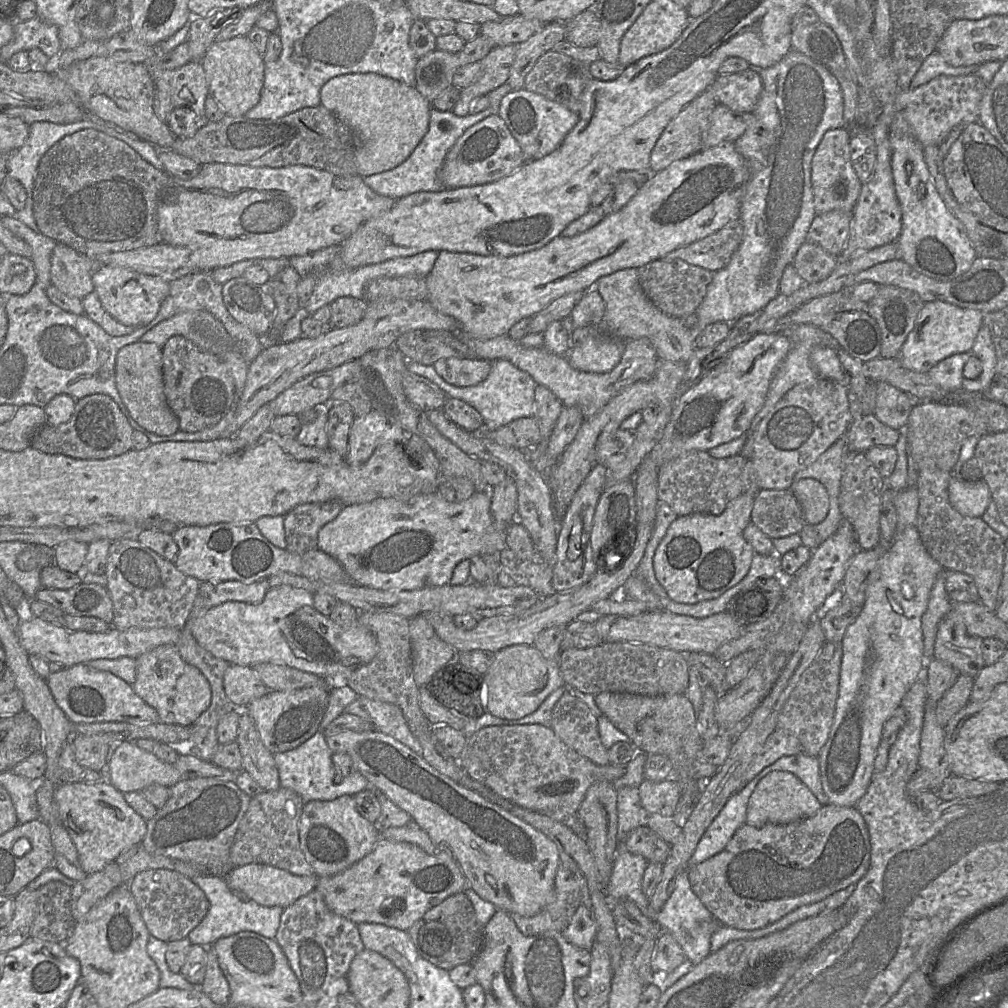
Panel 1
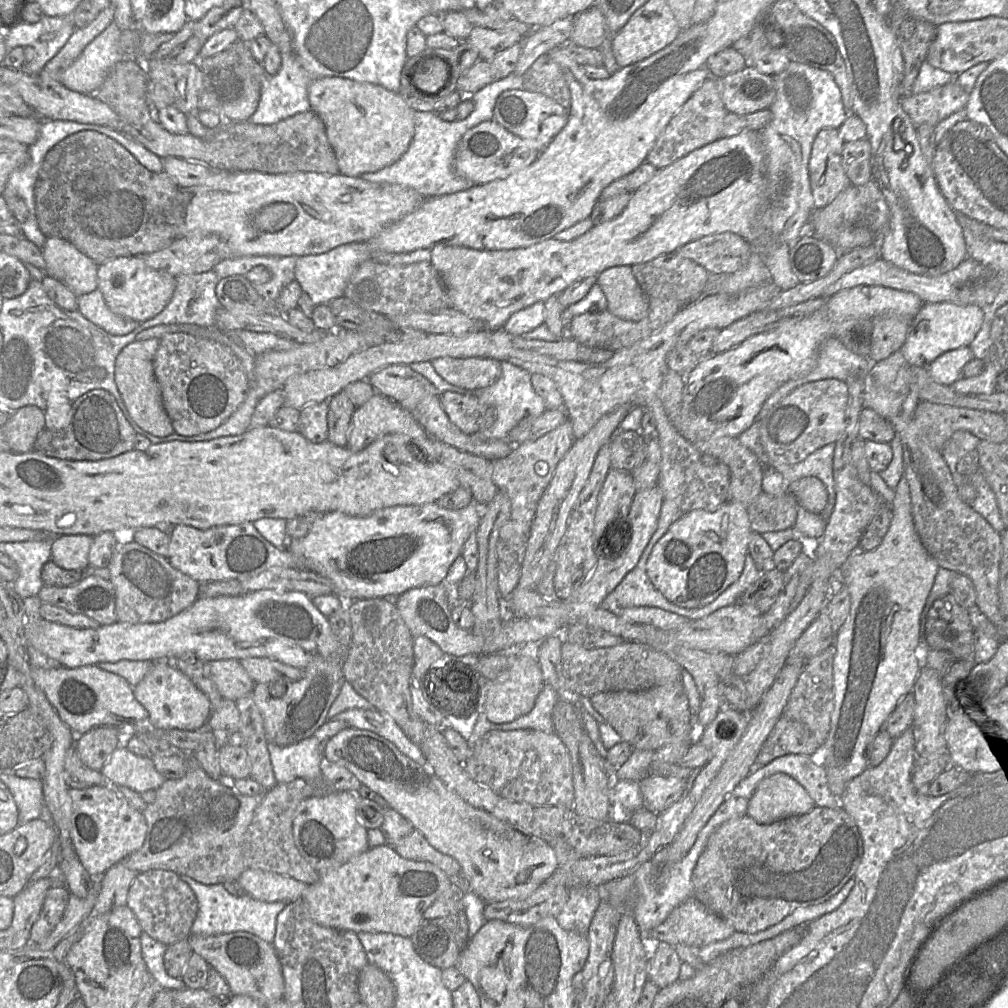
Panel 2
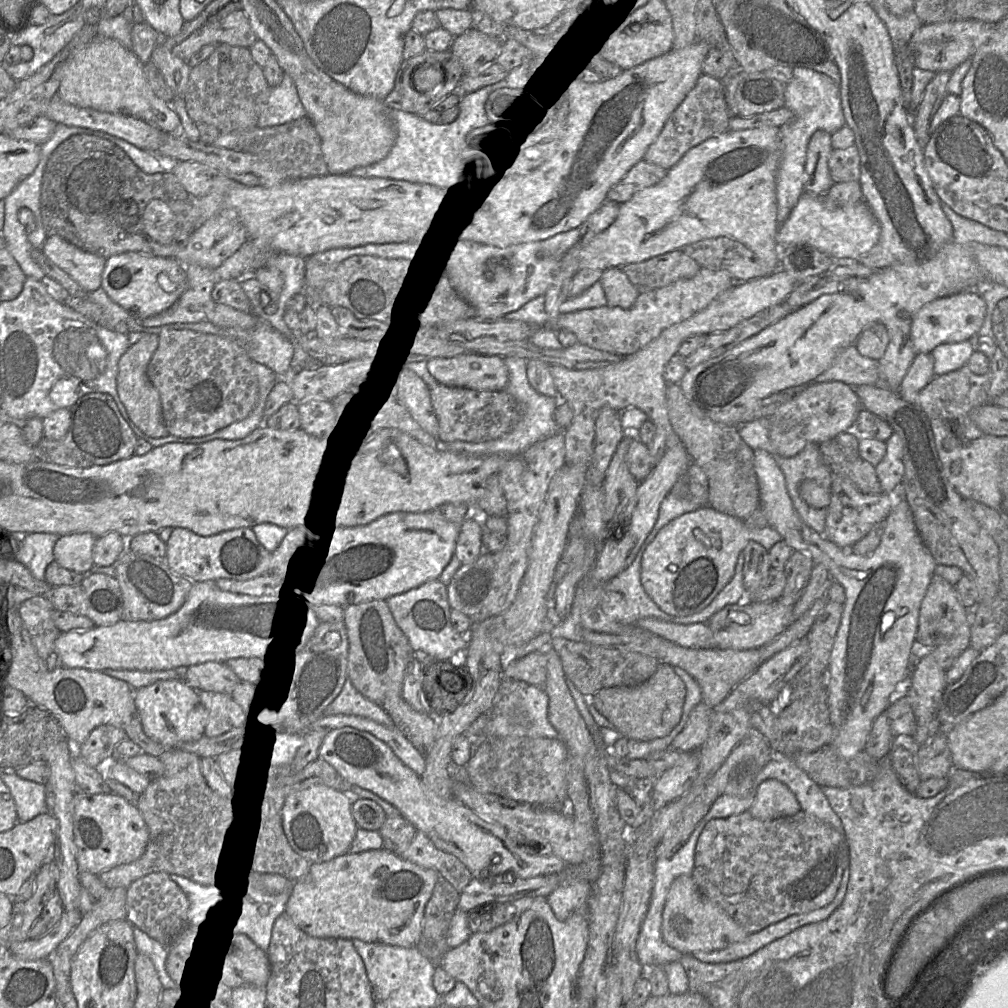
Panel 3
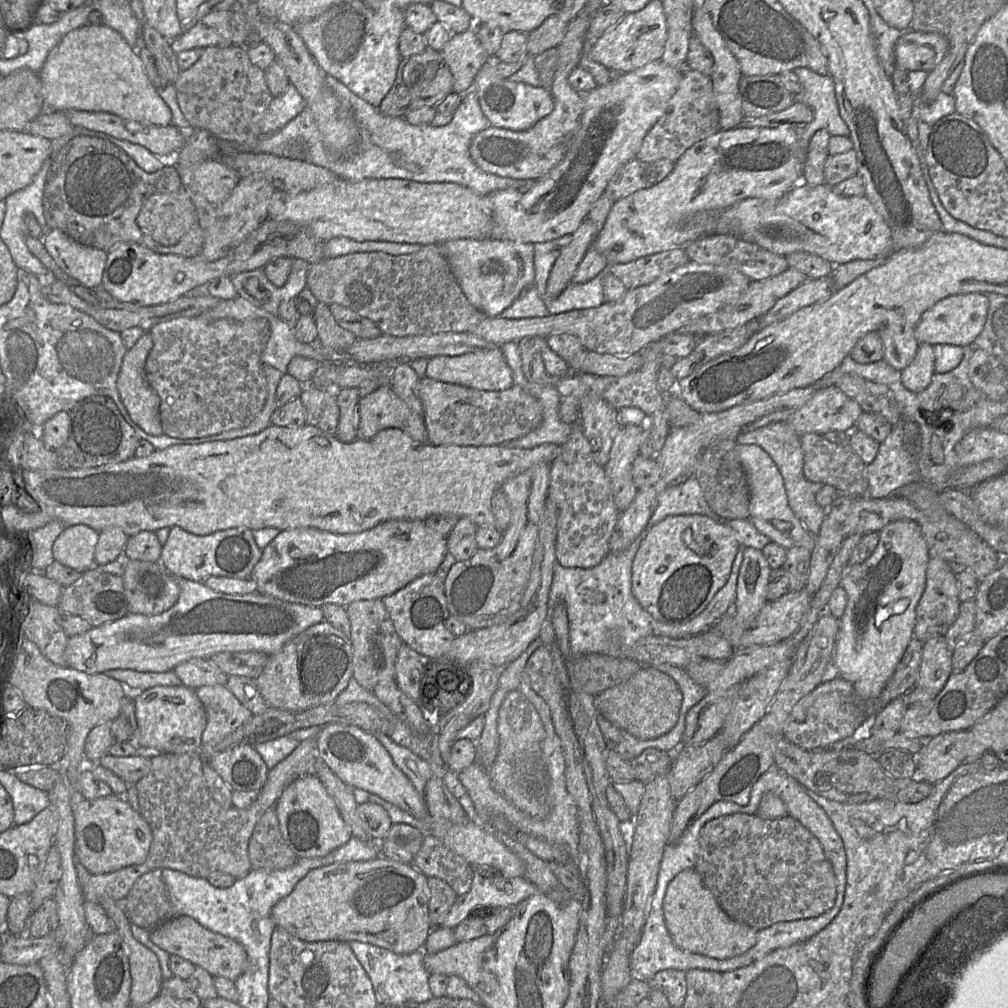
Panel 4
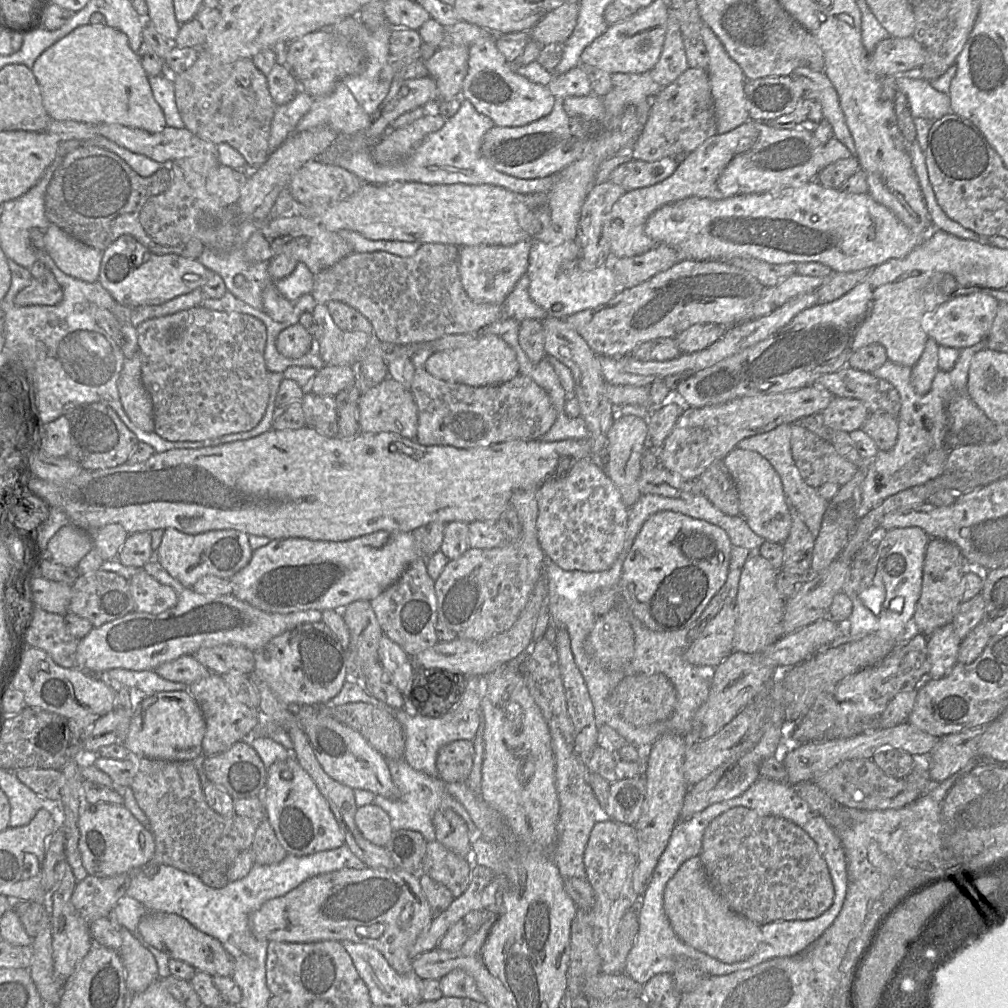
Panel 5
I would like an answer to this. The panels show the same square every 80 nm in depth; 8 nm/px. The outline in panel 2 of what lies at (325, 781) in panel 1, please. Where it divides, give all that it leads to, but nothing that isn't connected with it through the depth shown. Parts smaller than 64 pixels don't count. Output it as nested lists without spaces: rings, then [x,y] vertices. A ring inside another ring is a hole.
[[[314,735],[288,746],[268,743],[267,748],[277,783],[288,783],[296,778],[322,783],[320,762],[323,758],[323,746]]]

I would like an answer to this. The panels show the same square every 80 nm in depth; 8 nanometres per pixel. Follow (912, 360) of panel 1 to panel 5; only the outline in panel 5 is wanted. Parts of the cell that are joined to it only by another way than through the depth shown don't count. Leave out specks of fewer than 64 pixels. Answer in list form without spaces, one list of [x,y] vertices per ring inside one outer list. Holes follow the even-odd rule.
[[[971,293],[957,296],[938,306],[936,310],[927,317],[925,331],[928,337],[934,339],[939,346],[953,347],[959,350],[971,347],[986,338],[994,322],[998,306],[999,301],[985,293]]]

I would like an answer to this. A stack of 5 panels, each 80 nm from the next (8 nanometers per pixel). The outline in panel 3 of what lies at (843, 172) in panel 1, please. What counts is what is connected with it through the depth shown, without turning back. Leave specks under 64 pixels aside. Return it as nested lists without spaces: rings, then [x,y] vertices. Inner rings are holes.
[[[816,131],[808,144],[805,164],[805,192],[816,197],[824,197],[835,184],[832,180],[828,161],[831,156],[832,135],[826,131]]]

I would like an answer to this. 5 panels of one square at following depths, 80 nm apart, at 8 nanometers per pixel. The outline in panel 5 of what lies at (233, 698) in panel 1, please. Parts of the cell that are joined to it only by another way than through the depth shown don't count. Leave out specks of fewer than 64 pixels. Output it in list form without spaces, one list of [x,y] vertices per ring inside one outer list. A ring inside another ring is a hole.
[[[184,655],[166,662],[154,670],[159,676],[188,686],[209,676],[212,672],[202,665],[193,655]]]

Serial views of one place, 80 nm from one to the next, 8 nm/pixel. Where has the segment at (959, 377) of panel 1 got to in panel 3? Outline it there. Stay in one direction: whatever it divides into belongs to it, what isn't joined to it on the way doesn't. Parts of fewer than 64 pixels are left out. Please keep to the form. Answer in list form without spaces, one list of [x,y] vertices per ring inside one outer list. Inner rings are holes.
[[[970,341],[937,346],[931,353],[934,375],[941,376],[961,369],[973,354]]]

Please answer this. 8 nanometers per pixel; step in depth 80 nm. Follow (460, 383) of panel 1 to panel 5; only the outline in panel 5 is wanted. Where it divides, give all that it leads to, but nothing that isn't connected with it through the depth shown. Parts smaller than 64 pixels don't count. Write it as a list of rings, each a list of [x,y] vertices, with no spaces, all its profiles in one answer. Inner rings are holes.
[[[479,333],[475,342],[468,347],[433,352],[427,359],[424,369],[439,380],[472,387],[501,384],[519,374],[515,351],[501,336],[494,333]]]

